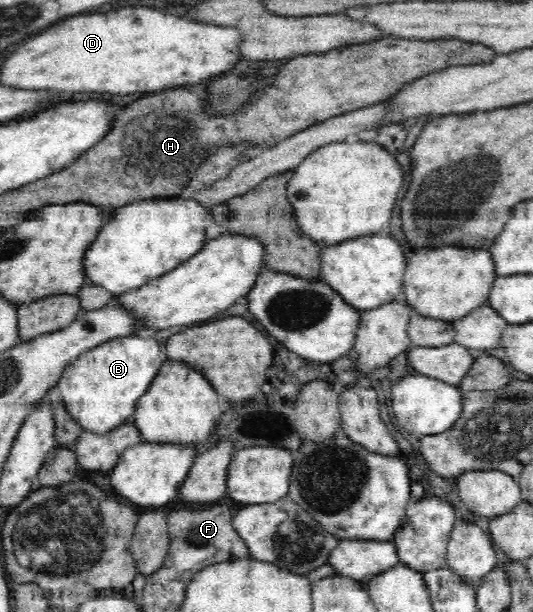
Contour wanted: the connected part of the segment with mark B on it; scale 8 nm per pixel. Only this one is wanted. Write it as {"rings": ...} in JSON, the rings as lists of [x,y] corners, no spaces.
{"rings":[[[115,338],[77,357],[64,369],[57,387],[69,415],[83,429],[96,434],[109,433],[131,420],[135,403],[149,389],[163,361],[161,347],[155,338]]]}

